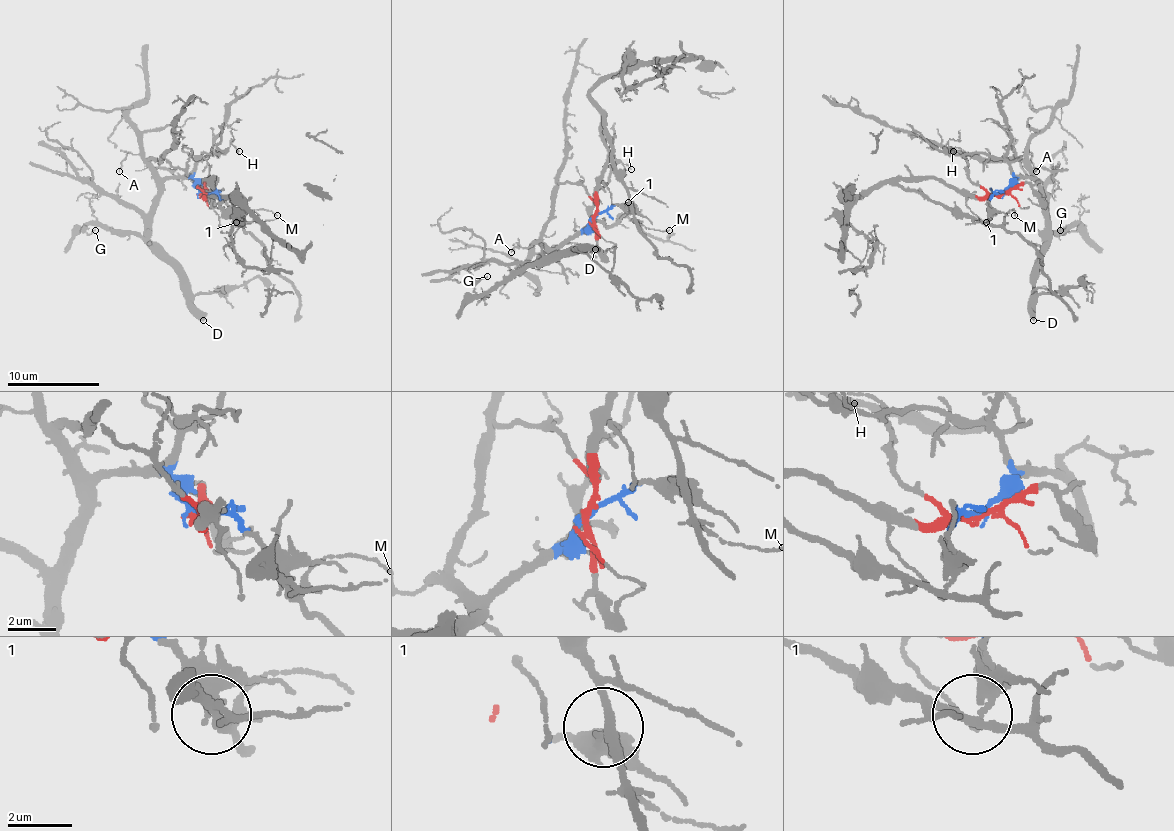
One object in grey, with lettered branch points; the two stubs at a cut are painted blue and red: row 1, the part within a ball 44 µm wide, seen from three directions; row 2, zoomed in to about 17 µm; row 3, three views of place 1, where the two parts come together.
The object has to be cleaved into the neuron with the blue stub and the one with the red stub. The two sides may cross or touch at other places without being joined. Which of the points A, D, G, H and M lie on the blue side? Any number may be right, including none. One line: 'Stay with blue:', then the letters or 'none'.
Stay with blue: A, D, G, H

